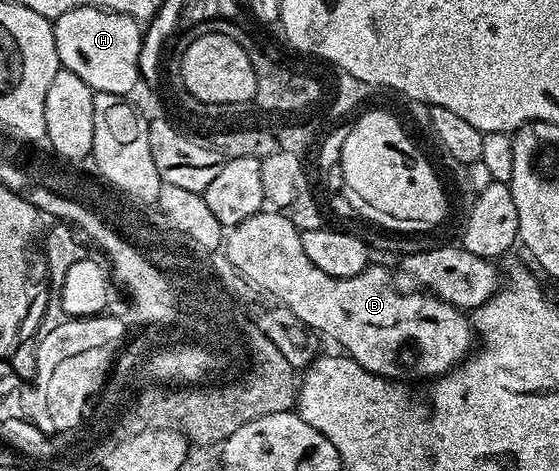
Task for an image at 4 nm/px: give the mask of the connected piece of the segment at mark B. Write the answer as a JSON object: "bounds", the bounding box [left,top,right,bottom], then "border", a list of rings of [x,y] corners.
{"bounds":[224,212,476,380],"border":[[[282,212],[266,213],[256,213],[237,223],[233,227],[235,230],[231,234],[229,231],[225,239],[224,253],[250,283],[290,308],[311,331],[323,330],[332,341],[339,342],[346,349],[343,351],[365,370],[387,380],[433,380],[449,374],[455,366],[466,361],[475,345],[476,331],[471,319],[457,306],[418,288],[397,290],[393,276],[377,264],[367,266],[364,272],[351,278],[328,276],[328,272],[320,272],[320,268],[308,260],[301,233],[291,224],[289,217]]]}

